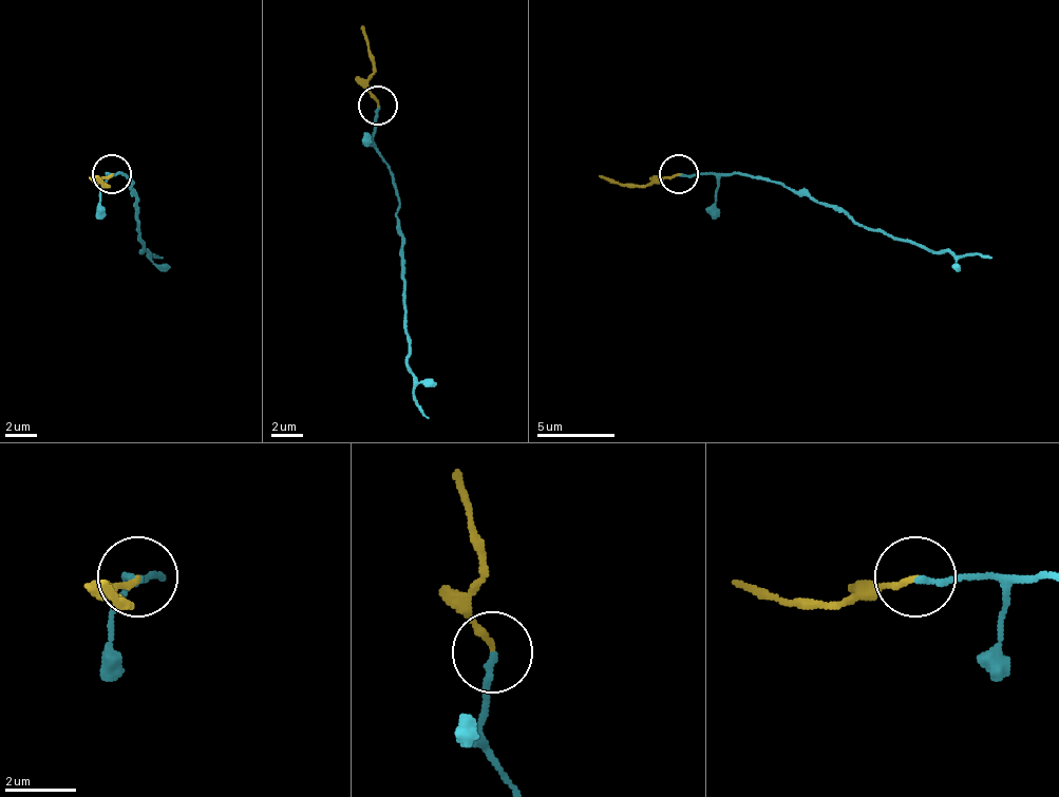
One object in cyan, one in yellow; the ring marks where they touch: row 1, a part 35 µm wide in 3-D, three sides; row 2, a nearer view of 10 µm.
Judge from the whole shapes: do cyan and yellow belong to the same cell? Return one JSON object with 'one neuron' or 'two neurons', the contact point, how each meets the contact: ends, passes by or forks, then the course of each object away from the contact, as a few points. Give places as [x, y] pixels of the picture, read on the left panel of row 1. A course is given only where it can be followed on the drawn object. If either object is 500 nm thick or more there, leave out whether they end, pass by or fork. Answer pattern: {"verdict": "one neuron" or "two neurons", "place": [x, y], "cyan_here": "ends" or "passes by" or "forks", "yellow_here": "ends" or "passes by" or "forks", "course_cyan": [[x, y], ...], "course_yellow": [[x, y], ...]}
{"verdict": "one neuron", "place": [112, 173], "cyan_here": "ends", "yellow_here": "ends", "course_cyan": [[111, 174], [127, 174], [143, 252], [146, 257], [162, 257]], "course_yellow": [[111, 174], [103, 182], [107, 186], [95, 174]]}

